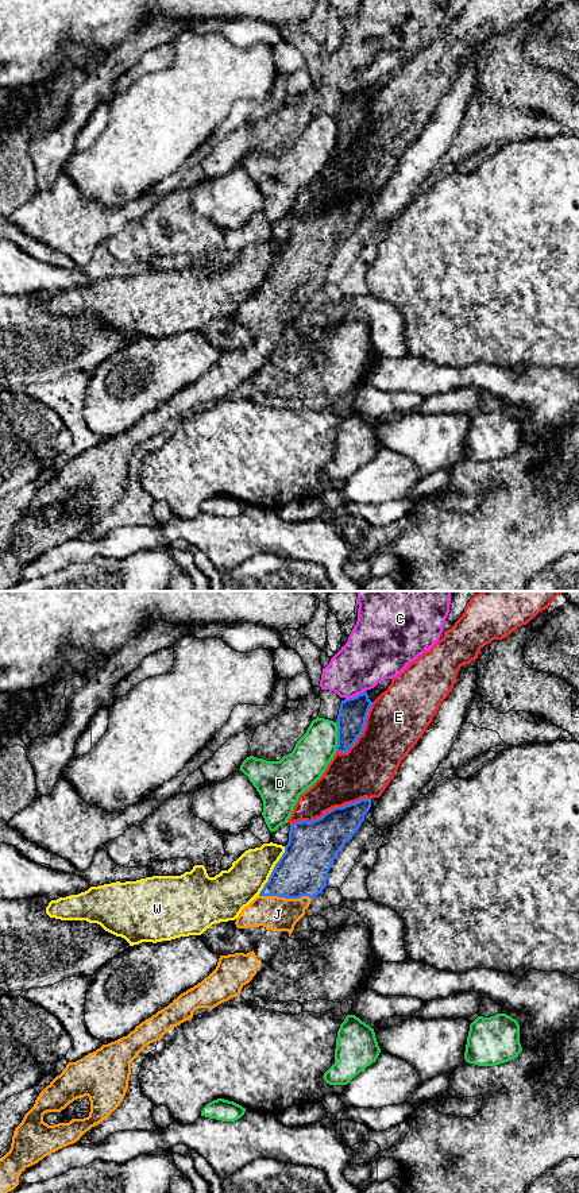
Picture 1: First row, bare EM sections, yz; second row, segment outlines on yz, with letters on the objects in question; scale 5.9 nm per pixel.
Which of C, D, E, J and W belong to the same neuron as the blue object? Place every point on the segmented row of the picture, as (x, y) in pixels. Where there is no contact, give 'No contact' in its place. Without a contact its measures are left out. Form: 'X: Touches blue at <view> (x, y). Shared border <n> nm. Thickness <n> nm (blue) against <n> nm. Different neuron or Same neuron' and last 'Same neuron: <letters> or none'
C: Touches blue at yz (356, 695). Shared border 130 nm. Thickness 170 nm (blue) against 320 nm. Different neuron
D: Touches blue at yz (338, 736). Shared border 170 nm. Thickness 170 nm (blue) against 220 nm. Different neuron
E: Touches blue at yz (329, 810). Shared border 500 nm. Thickness 300 nm (blue) against 300 nm. Different neuron
J: Touches blue at yz (286, 898). Shared border 320 nm. Thickness 300 nm (blue) against 200 nm. Same neuron
W: Touches blue at yz (273, 871). Shared border 340 nm. Thickness 300 nm (blue) against 240 nm. Different neuron
Same neuron: J

